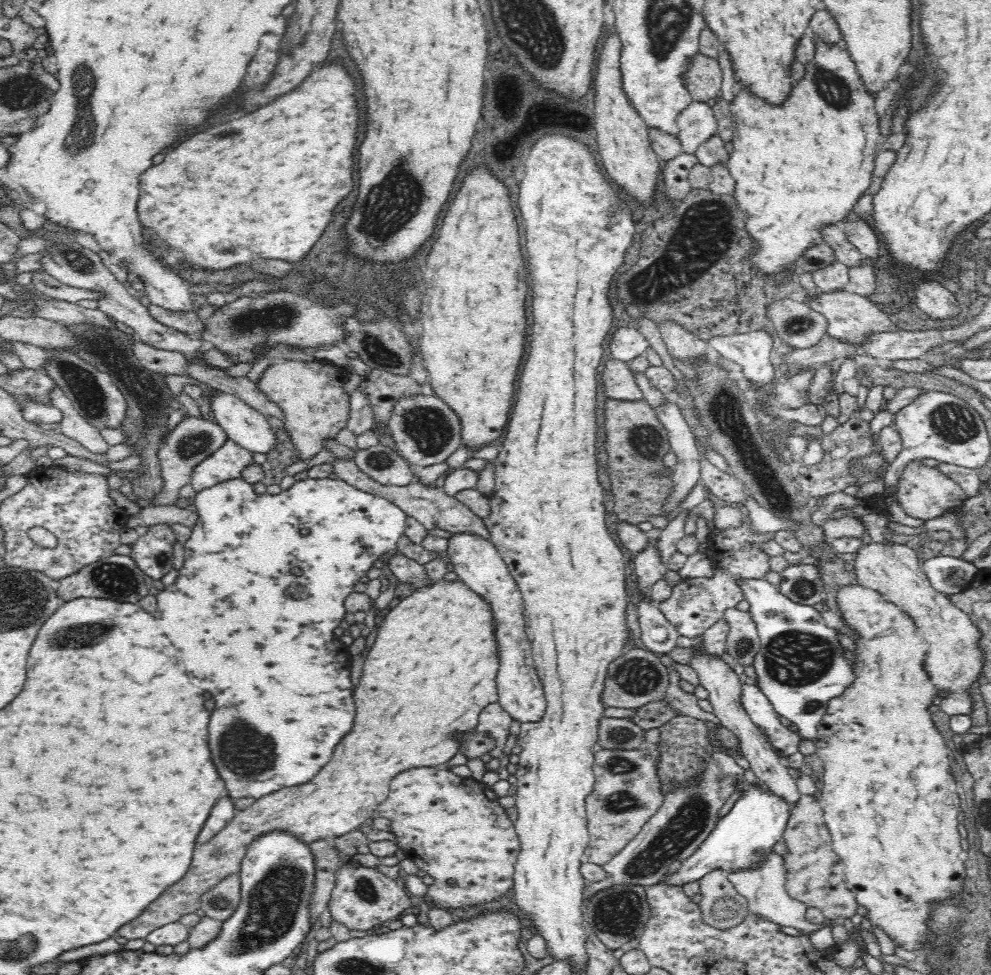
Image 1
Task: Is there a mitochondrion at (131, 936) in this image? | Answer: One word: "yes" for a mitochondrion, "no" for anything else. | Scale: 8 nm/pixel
no

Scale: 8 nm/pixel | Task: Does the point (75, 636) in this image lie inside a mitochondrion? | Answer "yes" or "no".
yes

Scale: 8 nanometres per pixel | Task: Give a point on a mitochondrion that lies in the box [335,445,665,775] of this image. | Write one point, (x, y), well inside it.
(636, 677)

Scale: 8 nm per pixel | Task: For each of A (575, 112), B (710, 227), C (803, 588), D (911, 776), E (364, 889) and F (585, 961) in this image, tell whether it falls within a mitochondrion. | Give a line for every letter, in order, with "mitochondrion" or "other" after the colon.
A: other
B: mitochondrion
C: mitochondrion
D: other
E: mitochondrion
F: other

